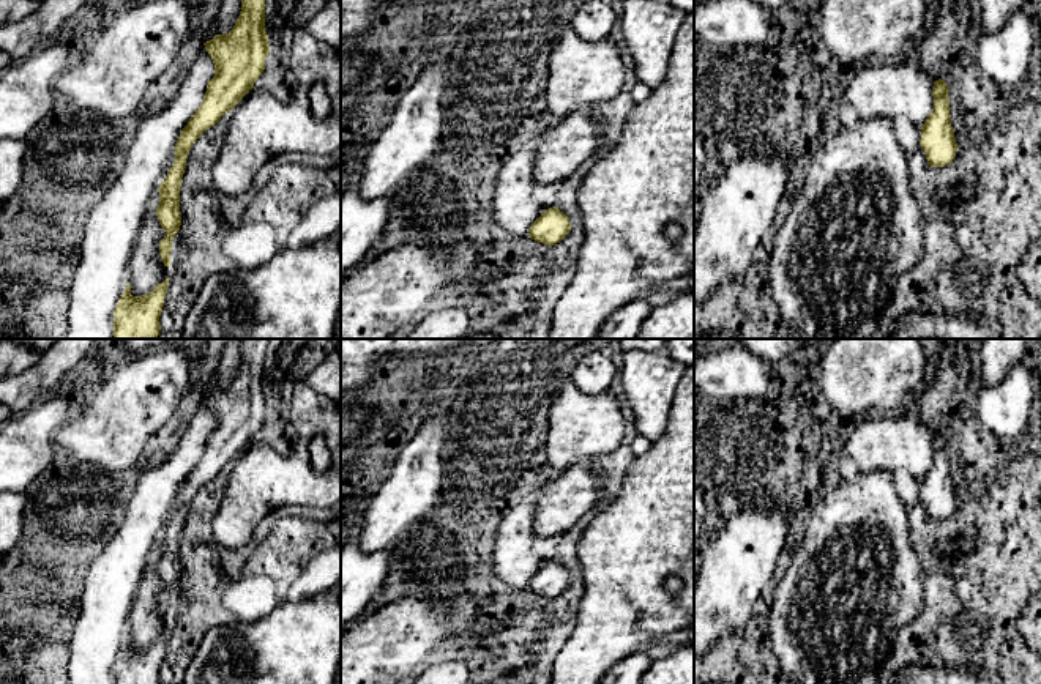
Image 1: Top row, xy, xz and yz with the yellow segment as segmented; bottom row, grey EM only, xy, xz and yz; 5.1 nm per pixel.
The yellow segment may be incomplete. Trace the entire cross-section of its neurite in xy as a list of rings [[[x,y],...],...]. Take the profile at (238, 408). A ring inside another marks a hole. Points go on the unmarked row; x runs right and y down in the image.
[[[241,339],[241,364],[233,381],[203,396],[215,416],[215,429],[208,433],[200,460],[183,481],[174,501],[175,515],[158,542],[156,569],[166,585],[159,594],[164,619],[170,619],[172,593],[181,578],[180,539],[189,503],[207,482],[215,479],[254,441],[254,435],[265,422],[265,411],[270,405],[265,385],[268,342],[270,339]]]

